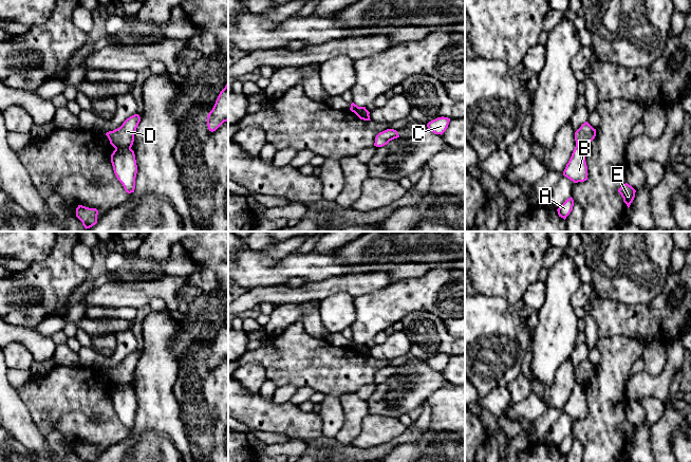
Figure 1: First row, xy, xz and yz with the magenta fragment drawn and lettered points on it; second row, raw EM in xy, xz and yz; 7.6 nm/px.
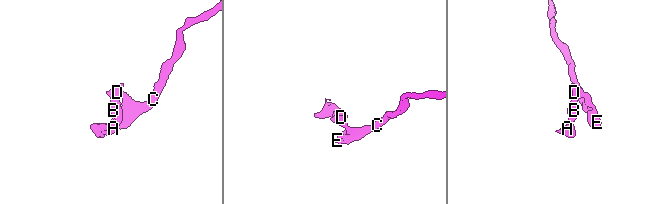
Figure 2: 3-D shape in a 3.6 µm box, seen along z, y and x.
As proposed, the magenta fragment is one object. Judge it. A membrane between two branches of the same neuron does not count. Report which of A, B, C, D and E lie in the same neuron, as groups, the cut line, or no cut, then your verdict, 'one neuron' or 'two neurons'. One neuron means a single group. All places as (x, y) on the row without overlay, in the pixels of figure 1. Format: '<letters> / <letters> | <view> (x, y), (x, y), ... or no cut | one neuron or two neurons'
A B / C D E | xz (350, 345), (366, 347) | two neurons

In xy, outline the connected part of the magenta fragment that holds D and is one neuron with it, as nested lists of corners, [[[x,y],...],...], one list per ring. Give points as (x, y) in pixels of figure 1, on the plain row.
[[[134,351],[127,355],[119,365],[107,369],[106,372],[108,373],[110,381],[114,385],[131,385],[139,358],[139,352]]]

